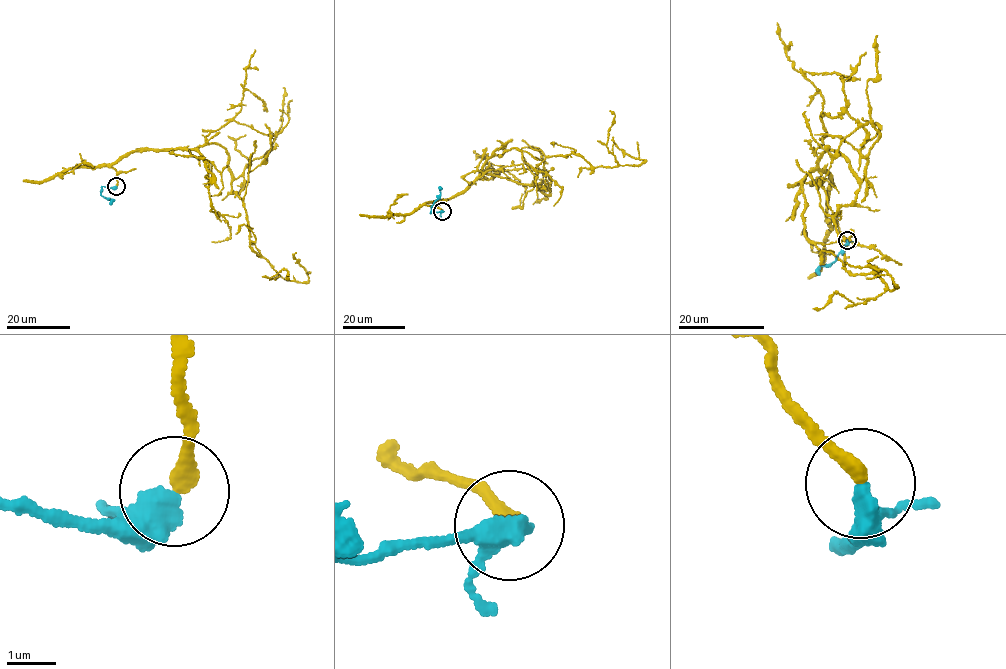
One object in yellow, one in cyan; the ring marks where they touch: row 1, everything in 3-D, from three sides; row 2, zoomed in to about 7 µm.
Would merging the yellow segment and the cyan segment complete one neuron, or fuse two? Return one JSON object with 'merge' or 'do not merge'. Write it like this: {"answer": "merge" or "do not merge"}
{"answer": "merge"}

